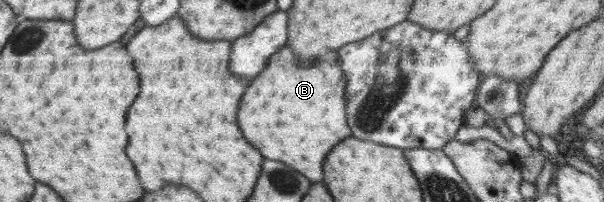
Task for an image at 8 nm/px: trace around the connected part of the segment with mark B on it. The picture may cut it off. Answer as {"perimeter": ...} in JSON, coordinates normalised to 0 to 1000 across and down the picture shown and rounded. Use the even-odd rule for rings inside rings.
{"perimeter":[[[478,223],[462,238],[439,342],[414,406],[392,569],[406,688],[422,718],[435,777],[482,817],[517,906],[535,901],[531,827],[541,757],[565,688],[583,673],[571,589],[573,411],[570,351],[558,332],[561,277],[555,248],[545,248],[525,292],[505,342],[495,327]]]}

